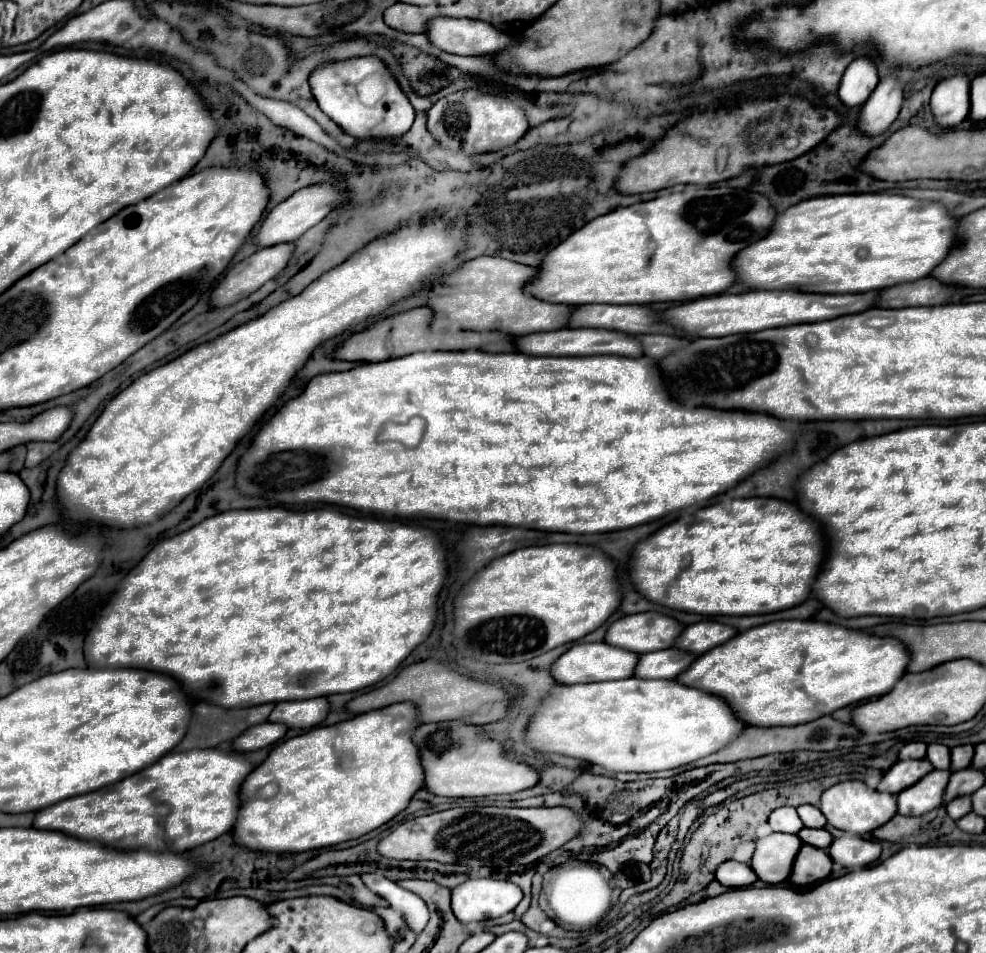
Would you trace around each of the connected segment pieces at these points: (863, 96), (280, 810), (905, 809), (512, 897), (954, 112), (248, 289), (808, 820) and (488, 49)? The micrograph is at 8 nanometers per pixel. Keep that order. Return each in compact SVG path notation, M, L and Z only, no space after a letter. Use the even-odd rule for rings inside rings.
M855 59L847 67L837 93L847 107L859 107L869 99L877 83L879 79L875 65L869 59Z
M397 703L397 705L391 705L391 707L383 707L383 709L377 709L377 711L369 711L369 713L363 713L363 715L357 715L353 719L347 719L347 721L341 721L337 725L331 725L331 727L317 727L317 729L311 729L303 735L297 735L297 737L291 737L283 743L279 743L271 753L269 757L257 765L251 775L247 775L247 781L241 783L241 789L239 789L239 801L241 801L241 807L239 807L239 815L237 815L237 829L233 827L233 837L235 837L235 843L249 849L249 851L263 851L263 853L301 853L301 851L313 851L313 849L323 849L323 847L333 847L337 843L343 843L343 841L349 841L349 839L357 839L373 829L377 829L379 825L391 821L397 813L401 813L407 805L409 805L409 799L415 795L417 789L423 787L423 771L419 771L419 755L415 755L415 745L411 743L411 731L417 727L417 719L415 719L415 707L411 707L409 703Z
M933 769L927 777L923 777L915 787L907 787L897 795L897 813L899 815L923 815L911 811L933 811L941 807L943 791L949 783L951 771Z
M469 879L451 893L451 907L461 923L501 917L521 901L521 889L511 881Z
M951 77L937 85L931 95L933 119L939 127L957 127L969 113L969 83L965 77Z
M291 243L255 251L251 257L243 259L241 263L227 271L227 275L209 293L209 305L213 309L229 307L249 297L253 291L257 291L265 281L275 277L287 265L291 251L293 251Z
M801 805L801 807L797 809L797 813L799 813L799 817L801 817L801 821L803 821L805 827L821 829L821 827L825 827L825 823L827 823L827 819L823 817L823 813L821 813L817 807L813 807L813 805Z
M433 17L425 27L425 35L437 49L455 55L487 55L513 43L511 35L485 21L451 17Z

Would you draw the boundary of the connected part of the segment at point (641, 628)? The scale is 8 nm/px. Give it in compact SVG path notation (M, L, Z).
M657 611L625 615L613 621L605 633L605 643L643 655L673 645L683 625Z

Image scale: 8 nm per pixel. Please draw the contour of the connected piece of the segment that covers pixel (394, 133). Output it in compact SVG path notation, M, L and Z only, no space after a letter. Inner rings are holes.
M377 57L327 63L311 75L311 89L319 107L355 139L395 139L405 135L415 119L415 111L405 93Z

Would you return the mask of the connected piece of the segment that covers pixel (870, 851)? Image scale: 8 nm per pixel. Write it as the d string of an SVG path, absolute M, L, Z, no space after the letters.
M843 835L827 849L829 857L843 867L867 867L881 855L881 847L875 841L861 839L857 835Z

